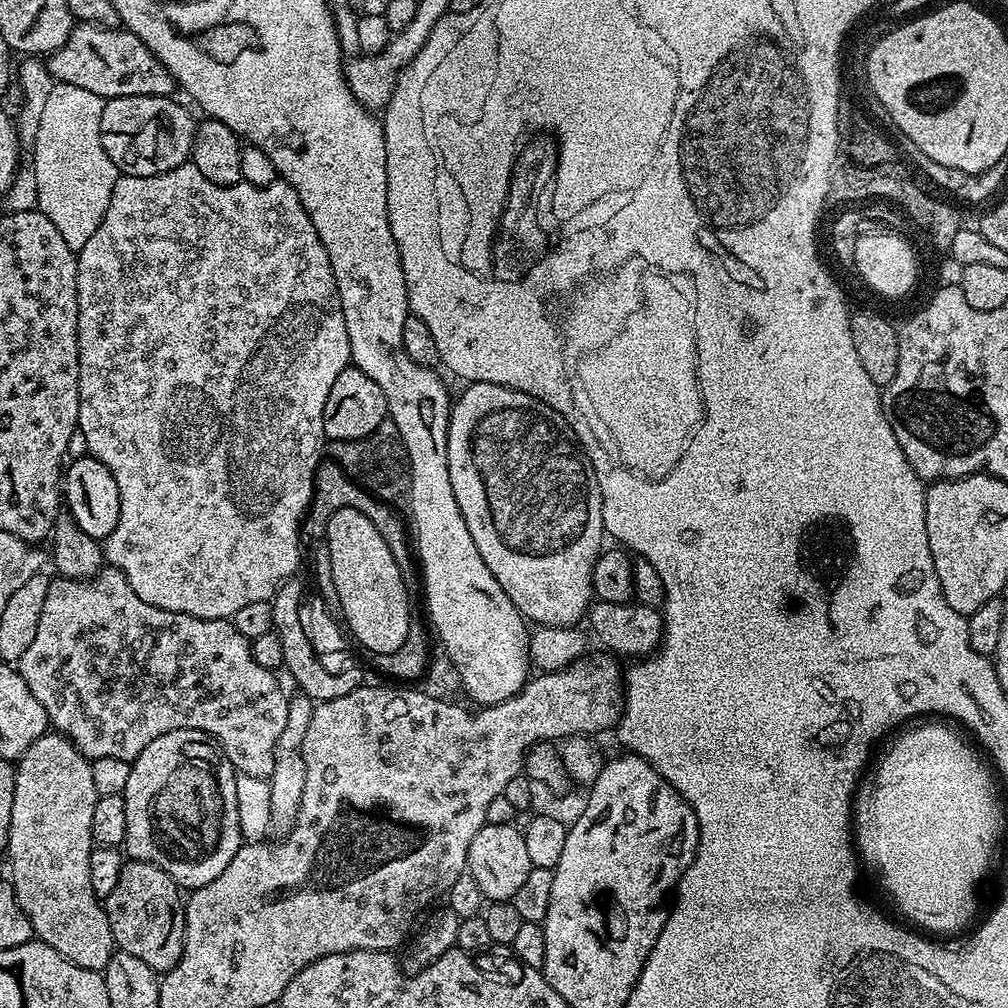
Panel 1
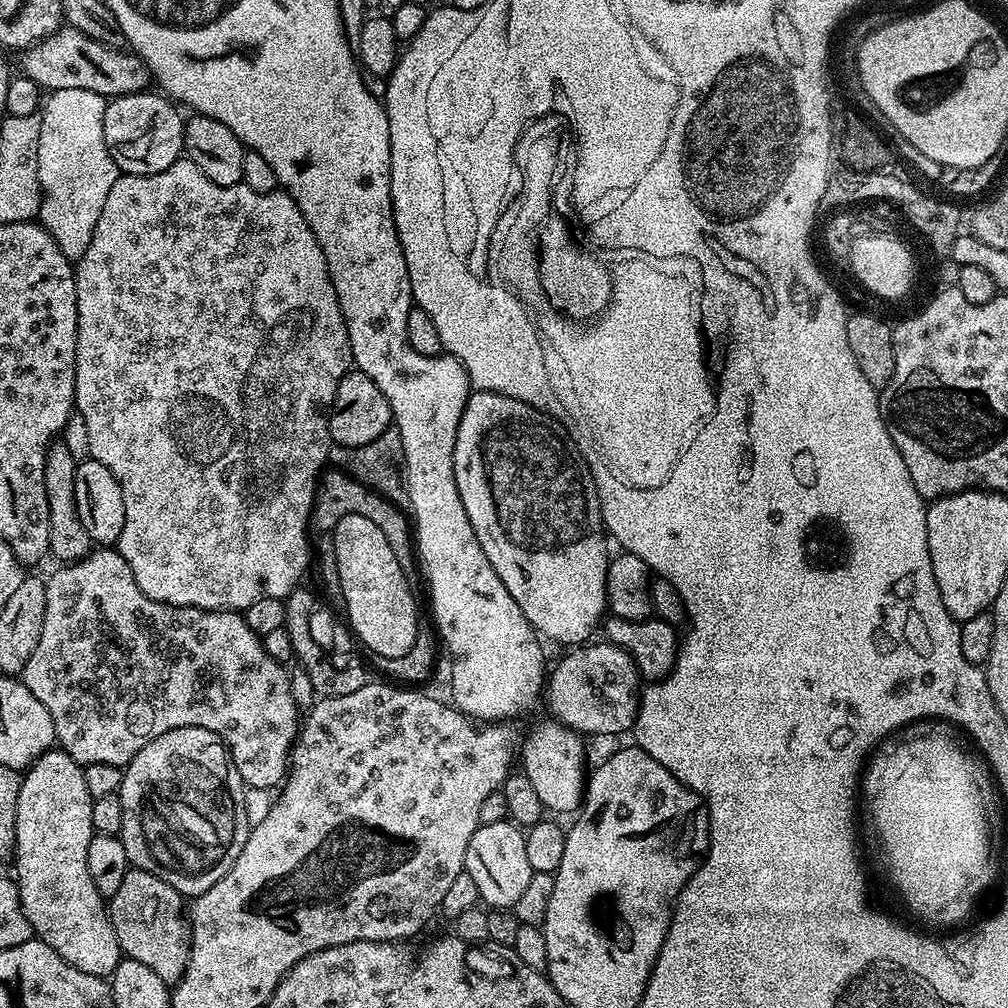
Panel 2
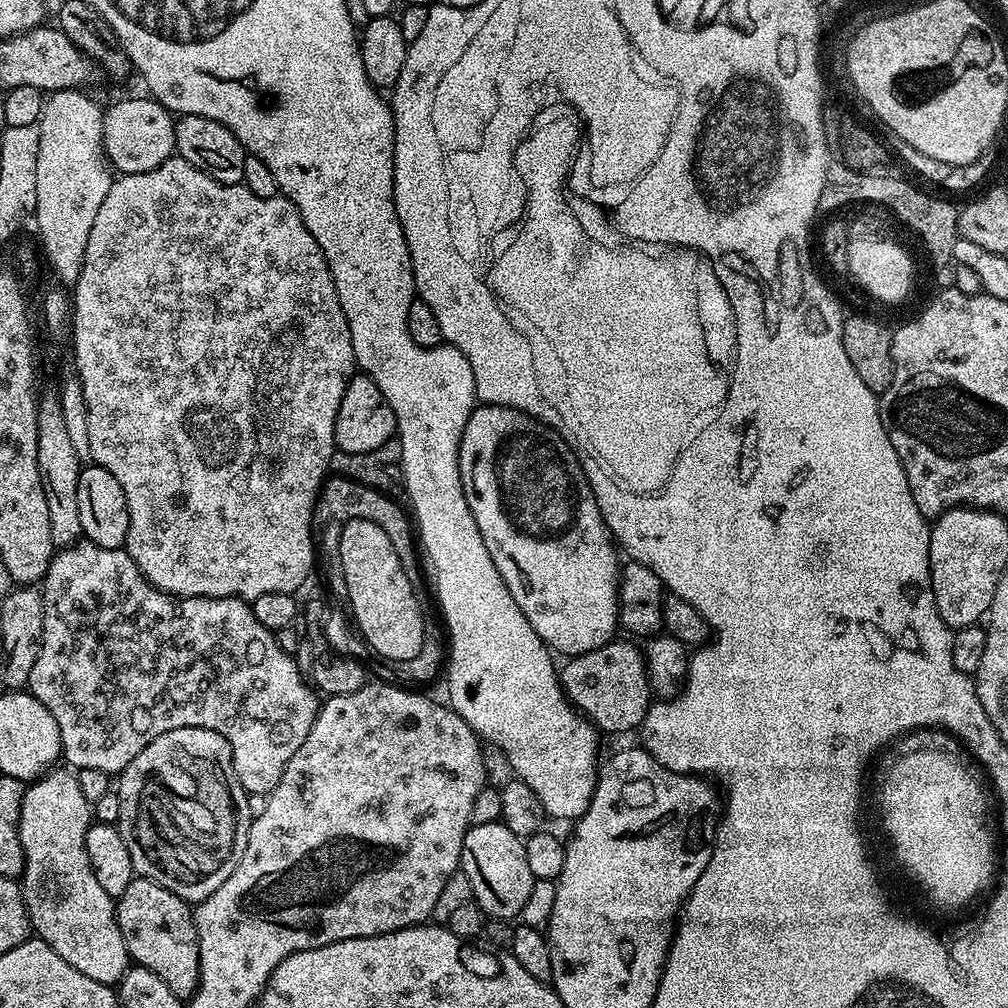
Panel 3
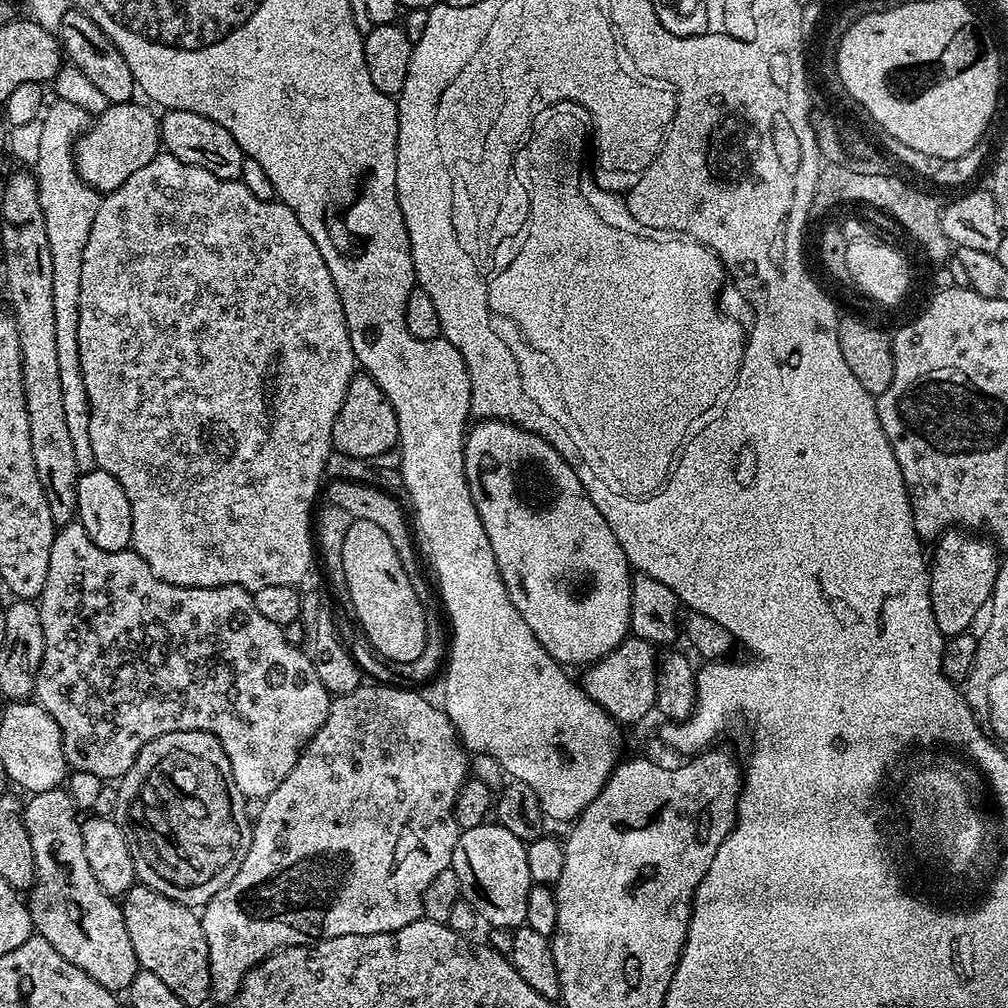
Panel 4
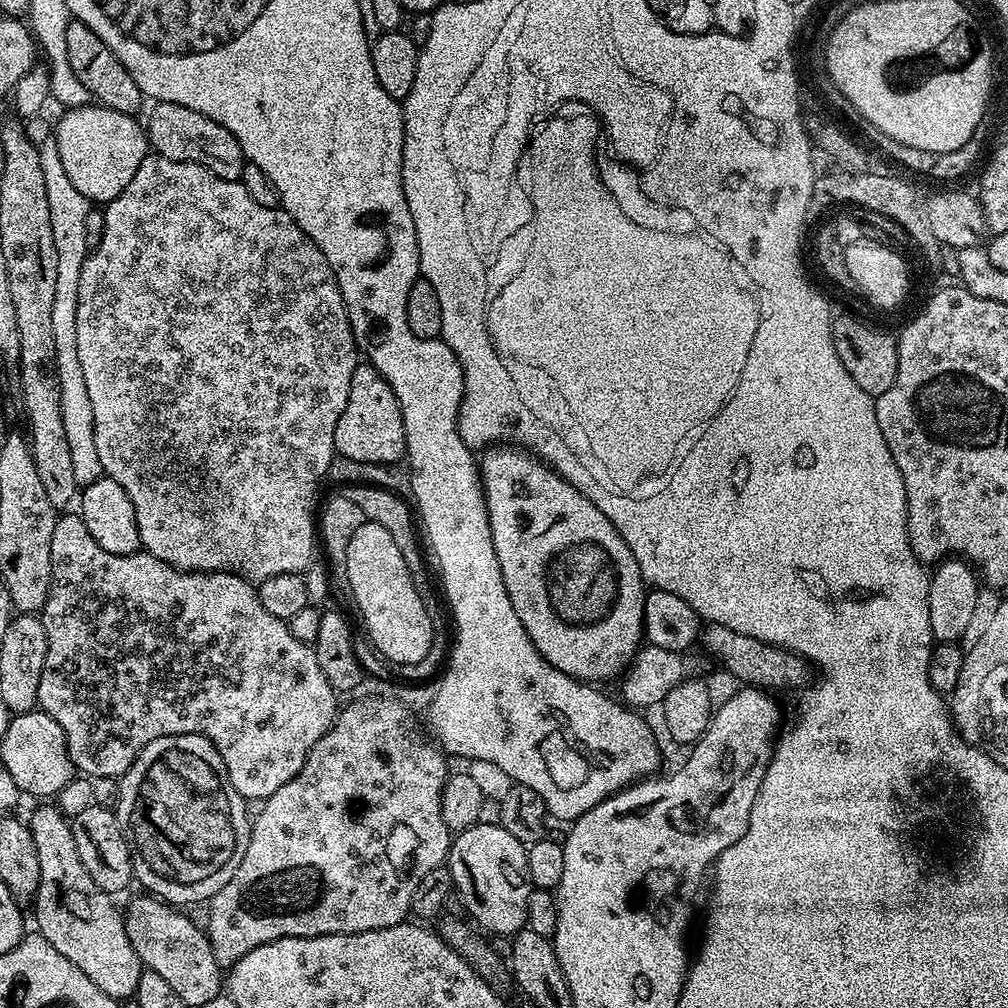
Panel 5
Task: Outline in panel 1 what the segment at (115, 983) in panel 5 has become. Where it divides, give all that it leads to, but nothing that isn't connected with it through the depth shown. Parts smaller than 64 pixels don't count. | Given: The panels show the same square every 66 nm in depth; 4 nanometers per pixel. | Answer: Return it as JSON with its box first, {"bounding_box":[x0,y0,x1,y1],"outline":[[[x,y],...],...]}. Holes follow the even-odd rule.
{"bounding_box":[6,730,114,972],"outline":[[[55,730],[45,732],[18,757],[14,811],[10,818],[10,838],[6,849],[8,864],[12,867],[10,883],[26,918],[30,918],[35,939],[58,950],[58,954],[70,962],[95,972],[103,972],[114,951],[104,905],[101,897],[94,894],[94,886],[90,886],[90,854],[94,847],[90,822],[99,797],[98,790],[94,788],[92,761],[83,756],[67,736]]]}

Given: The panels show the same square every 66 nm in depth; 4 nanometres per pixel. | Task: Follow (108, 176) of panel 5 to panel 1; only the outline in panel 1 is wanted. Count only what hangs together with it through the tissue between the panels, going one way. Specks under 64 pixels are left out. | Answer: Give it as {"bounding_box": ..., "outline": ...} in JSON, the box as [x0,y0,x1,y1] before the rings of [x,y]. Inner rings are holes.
{"bounding_box":[100,96,197,176],"outline":[[[115,96],[102,110],[100,137],[123,175],[153,176],[189,163],[197,123],[172,96]]]}

